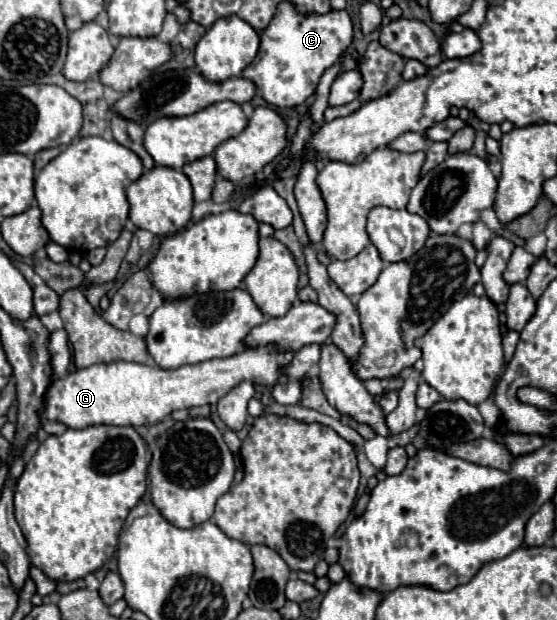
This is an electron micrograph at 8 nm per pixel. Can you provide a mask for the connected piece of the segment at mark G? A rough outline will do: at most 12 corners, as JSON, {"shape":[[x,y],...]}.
{"shape":[[276,344],[176,370],[94,364],[52,382],[68,428],[156,424],[214,406],[244,380],[274,386]]}

